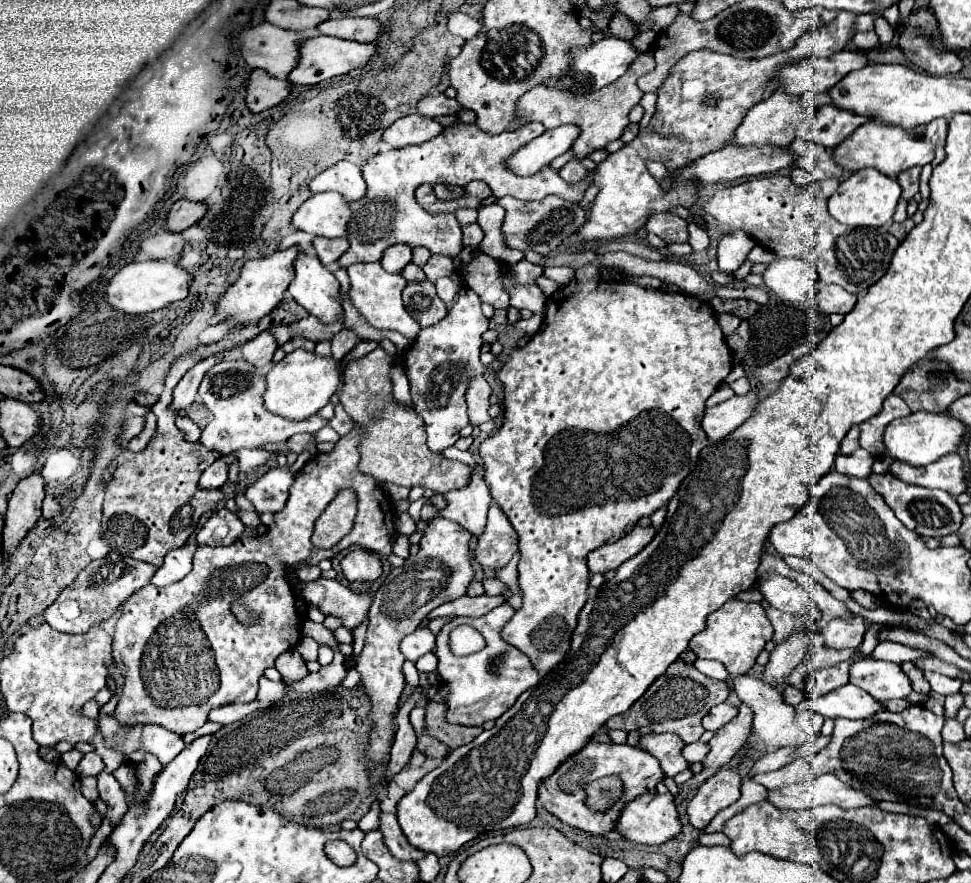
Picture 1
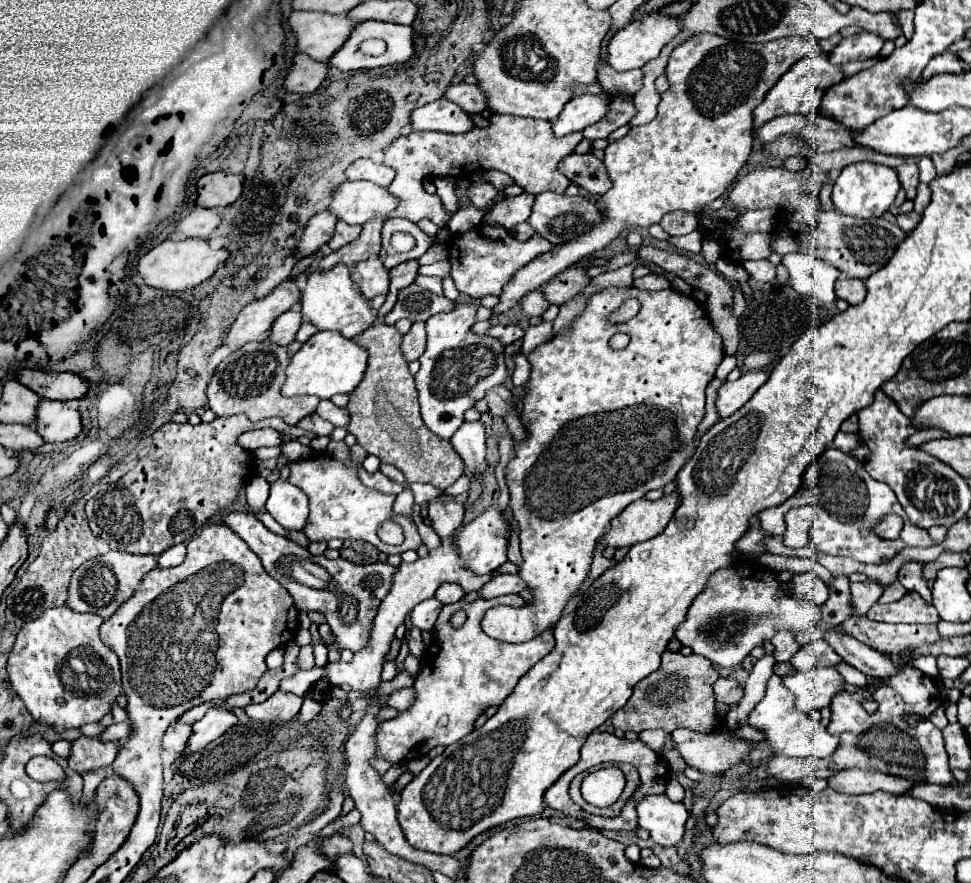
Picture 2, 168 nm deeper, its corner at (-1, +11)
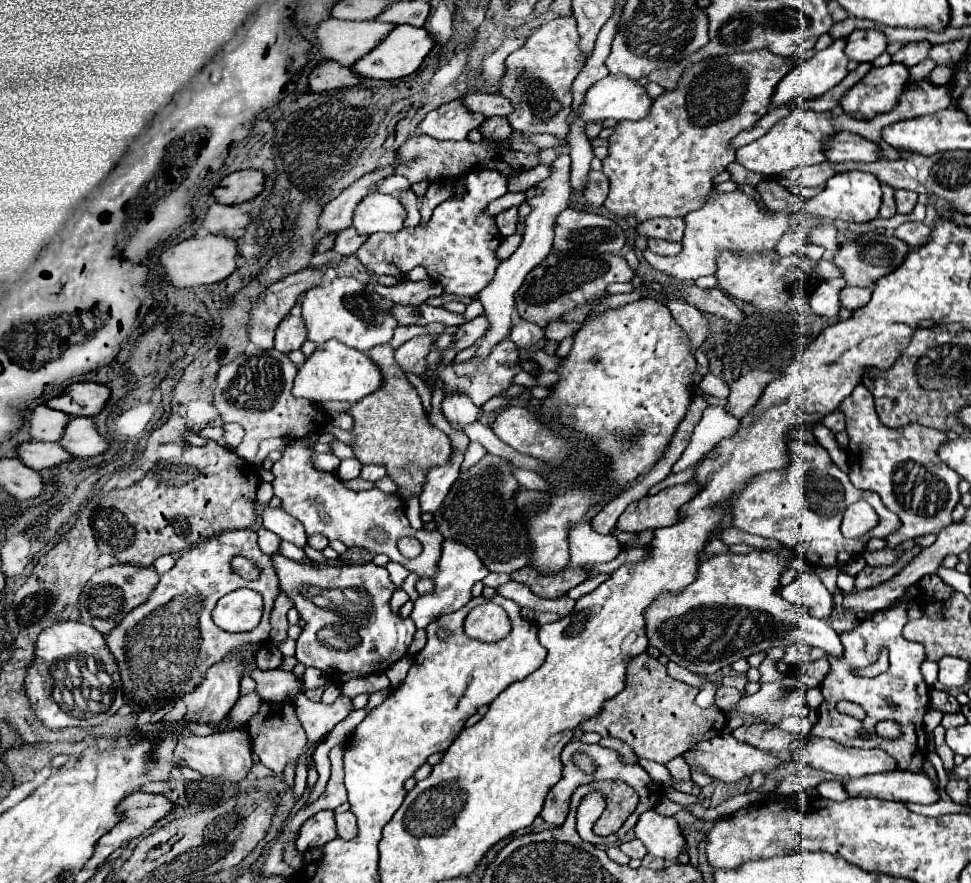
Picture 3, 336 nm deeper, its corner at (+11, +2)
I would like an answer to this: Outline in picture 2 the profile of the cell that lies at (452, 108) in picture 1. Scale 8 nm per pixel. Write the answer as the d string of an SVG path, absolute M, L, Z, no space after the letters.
M452 84L444 98L454 100L462 110L470 114L480 114L482 110L488 108L488 98L482 92L480 86L470 86L470 84Z

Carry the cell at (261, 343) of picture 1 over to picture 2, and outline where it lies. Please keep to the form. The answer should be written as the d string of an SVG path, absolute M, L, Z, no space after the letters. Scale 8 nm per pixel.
M294 310L284 312L274 322L270 340L274 340L276 344L282 344L282 346L288 346L296 338L296 332L300 330L300 324L302 324L302 314L300 312L294 312Z

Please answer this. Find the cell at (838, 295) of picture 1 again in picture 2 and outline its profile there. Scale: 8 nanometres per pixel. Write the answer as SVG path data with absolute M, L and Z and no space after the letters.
M840 278L836 284L836 296L848 304L858 304L866 298L866 282L856 278Z

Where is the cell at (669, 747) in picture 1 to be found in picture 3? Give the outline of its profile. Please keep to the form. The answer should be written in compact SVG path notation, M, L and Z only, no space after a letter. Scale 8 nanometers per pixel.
M728 731L710 739L710 741L702 741L698 743L694 749L688 749L684 755L686 763L690 765L690 769L700 769L704 771L706 775L710 775L712 779L716 781L726 781L726 783L732 783L732 781L740 781L742 777L750 777L754 771L766 771L770 773L776 765L778 765L778 757L772 755L772 753L764 753L756 747L750 747L746 743L740 743L736 741Z

